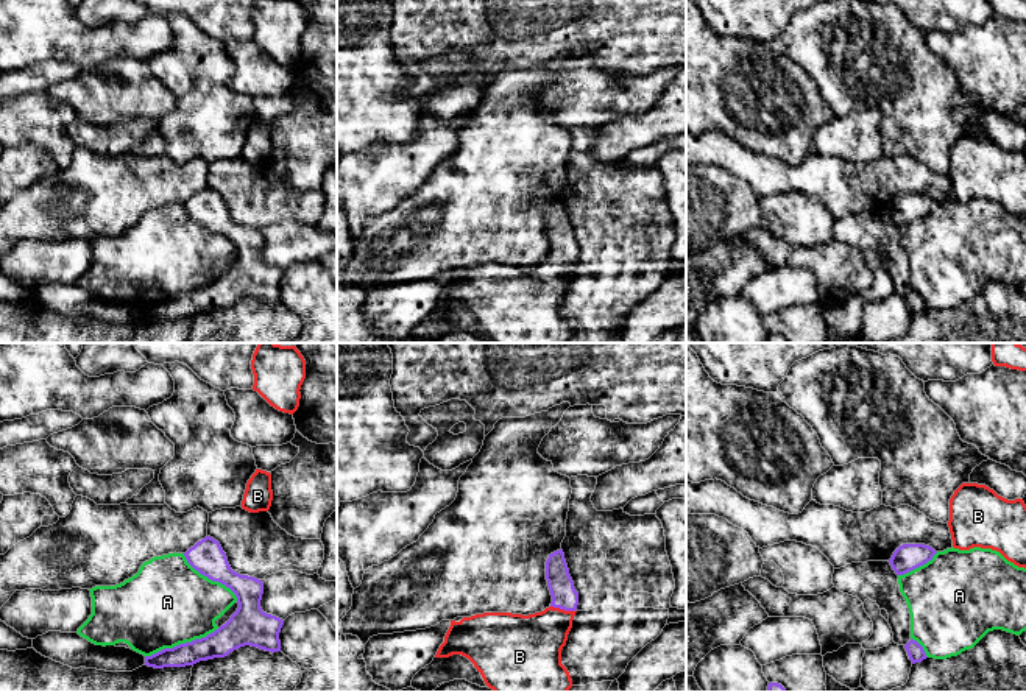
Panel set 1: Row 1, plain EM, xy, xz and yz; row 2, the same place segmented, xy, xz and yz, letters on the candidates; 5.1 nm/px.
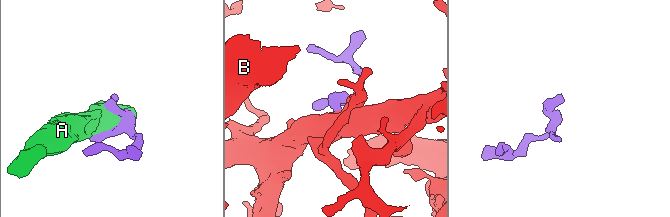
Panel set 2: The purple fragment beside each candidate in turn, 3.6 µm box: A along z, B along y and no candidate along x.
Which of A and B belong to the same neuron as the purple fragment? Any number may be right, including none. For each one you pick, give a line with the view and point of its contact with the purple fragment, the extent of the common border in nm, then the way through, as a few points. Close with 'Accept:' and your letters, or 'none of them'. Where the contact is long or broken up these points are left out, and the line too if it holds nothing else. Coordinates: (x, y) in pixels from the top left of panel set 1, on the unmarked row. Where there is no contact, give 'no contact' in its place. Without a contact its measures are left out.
B: meets purple in xz at (563, 259); contact 130 nm long; runs through xz (560, 234), (563, 259), (558, 268), (532, 295)
Accept: B

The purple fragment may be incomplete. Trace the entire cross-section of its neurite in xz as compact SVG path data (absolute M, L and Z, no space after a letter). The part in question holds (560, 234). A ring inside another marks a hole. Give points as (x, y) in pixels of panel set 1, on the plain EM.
M563 201L549 206L546 212L546 231L552 254L541 263L522 267L511 263L483 263L451 271L451 277L435 309L462 305L468 309L485 335L494 343L568 343L572 330L561 315L561 301L578 256L578 243L569 226Z

